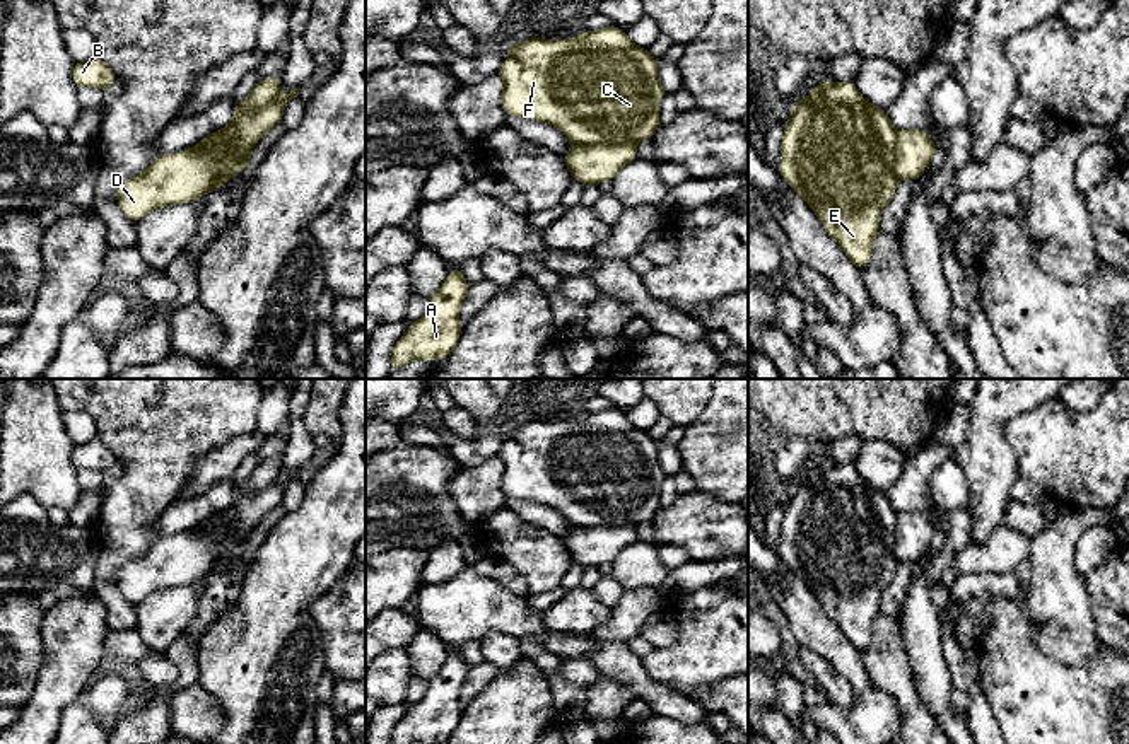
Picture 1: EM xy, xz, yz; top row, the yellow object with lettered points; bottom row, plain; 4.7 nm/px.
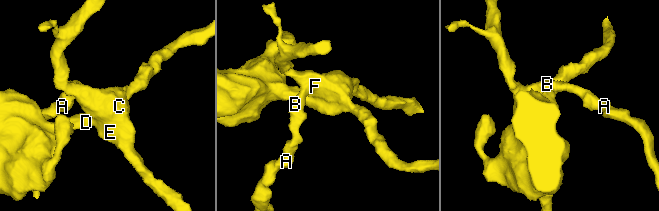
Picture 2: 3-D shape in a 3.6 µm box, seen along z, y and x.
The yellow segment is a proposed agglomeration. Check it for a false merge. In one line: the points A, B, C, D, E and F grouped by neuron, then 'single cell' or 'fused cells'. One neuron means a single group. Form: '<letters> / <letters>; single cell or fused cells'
A B C E F / D; fused cells

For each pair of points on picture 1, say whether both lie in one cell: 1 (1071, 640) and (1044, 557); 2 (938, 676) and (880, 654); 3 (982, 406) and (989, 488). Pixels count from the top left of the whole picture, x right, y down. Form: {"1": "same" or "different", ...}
{"1": "same", "2": "different", "3": "same"}

